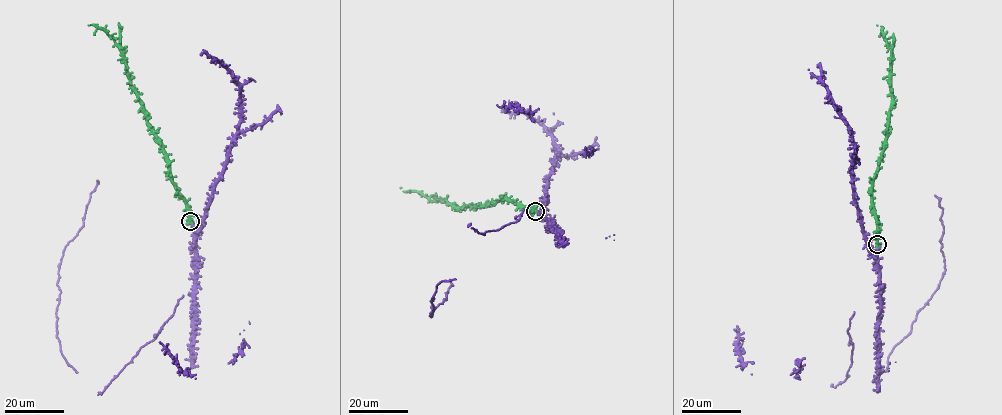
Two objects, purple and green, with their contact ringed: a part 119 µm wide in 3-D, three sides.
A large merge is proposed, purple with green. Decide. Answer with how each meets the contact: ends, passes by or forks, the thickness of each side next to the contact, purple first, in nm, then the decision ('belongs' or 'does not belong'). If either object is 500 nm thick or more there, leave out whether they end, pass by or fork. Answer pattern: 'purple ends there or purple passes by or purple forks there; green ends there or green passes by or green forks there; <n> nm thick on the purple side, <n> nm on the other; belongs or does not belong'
440 nm thick on the purple side, 500 nm on the other; belongs

